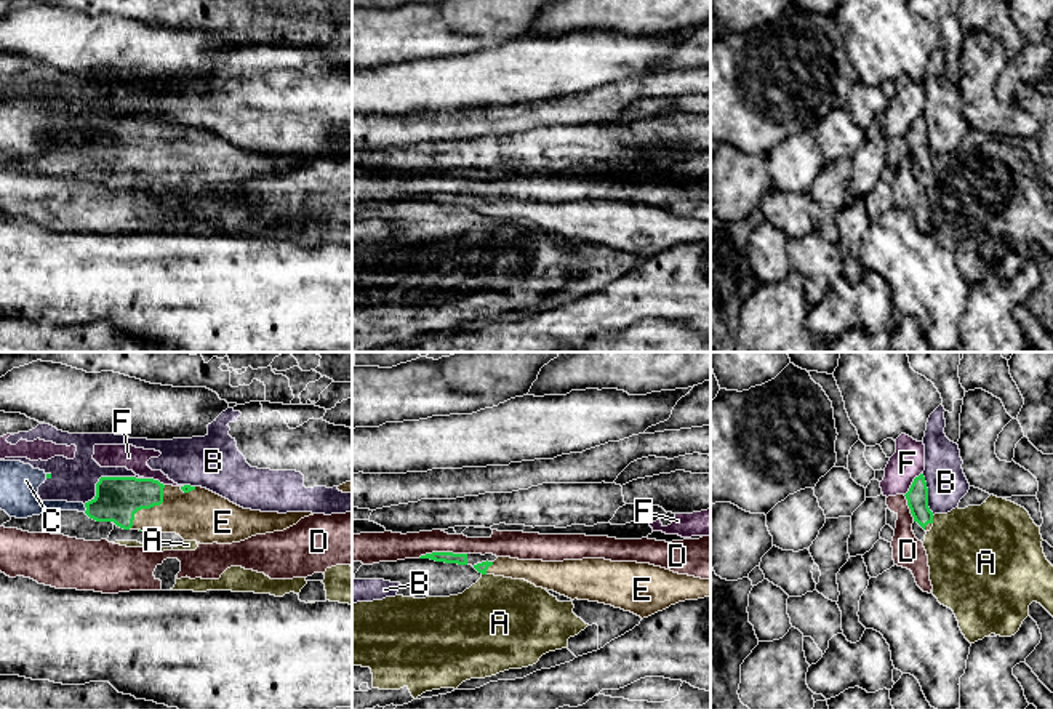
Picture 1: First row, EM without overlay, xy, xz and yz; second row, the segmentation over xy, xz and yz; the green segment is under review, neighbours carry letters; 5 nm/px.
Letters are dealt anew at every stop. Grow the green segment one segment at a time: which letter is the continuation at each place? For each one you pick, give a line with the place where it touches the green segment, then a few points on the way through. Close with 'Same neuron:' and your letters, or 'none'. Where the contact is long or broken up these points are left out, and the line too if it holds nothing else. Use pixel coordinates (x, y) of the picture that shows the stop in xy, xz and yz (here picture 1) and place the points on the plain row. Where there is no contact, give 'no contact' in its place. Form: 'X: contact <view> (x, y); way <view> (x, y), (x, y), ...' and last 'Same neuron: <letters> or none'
C: contact xy (85, 148); way xy (117, 141), (108, 148), (85, 148), (36, 148)
E: contact xy (149, 149); way xy (117, 141), (149, 149), (183, 151), (197, 157)
Same neuron: C, E

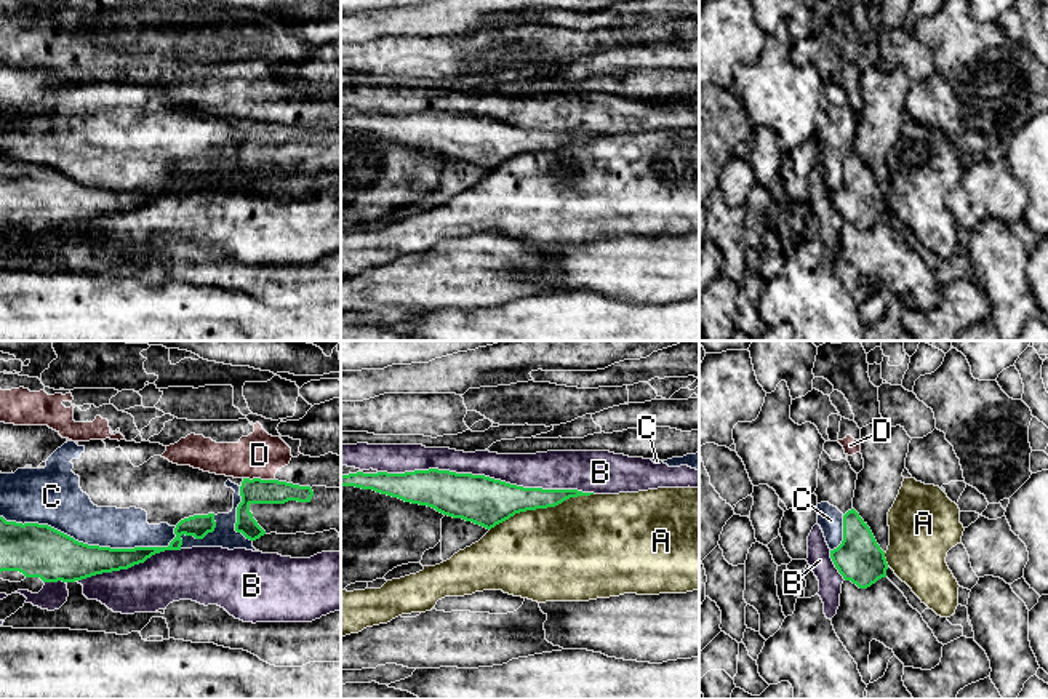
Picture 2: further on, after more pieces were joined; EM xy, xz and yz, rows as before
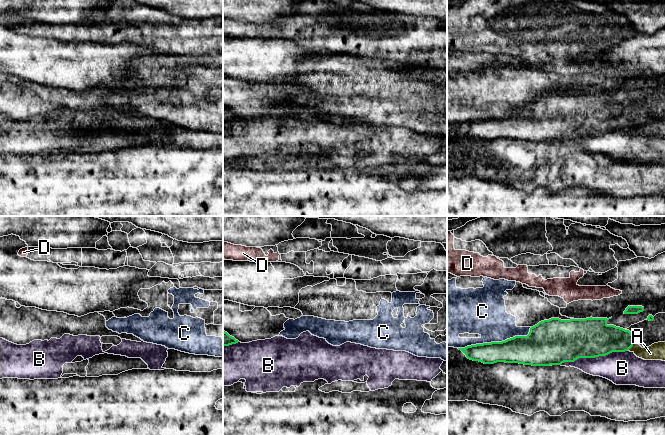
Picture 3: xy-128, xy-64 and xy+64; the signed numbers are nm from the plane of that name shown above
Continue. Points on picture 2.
Same neuron: none

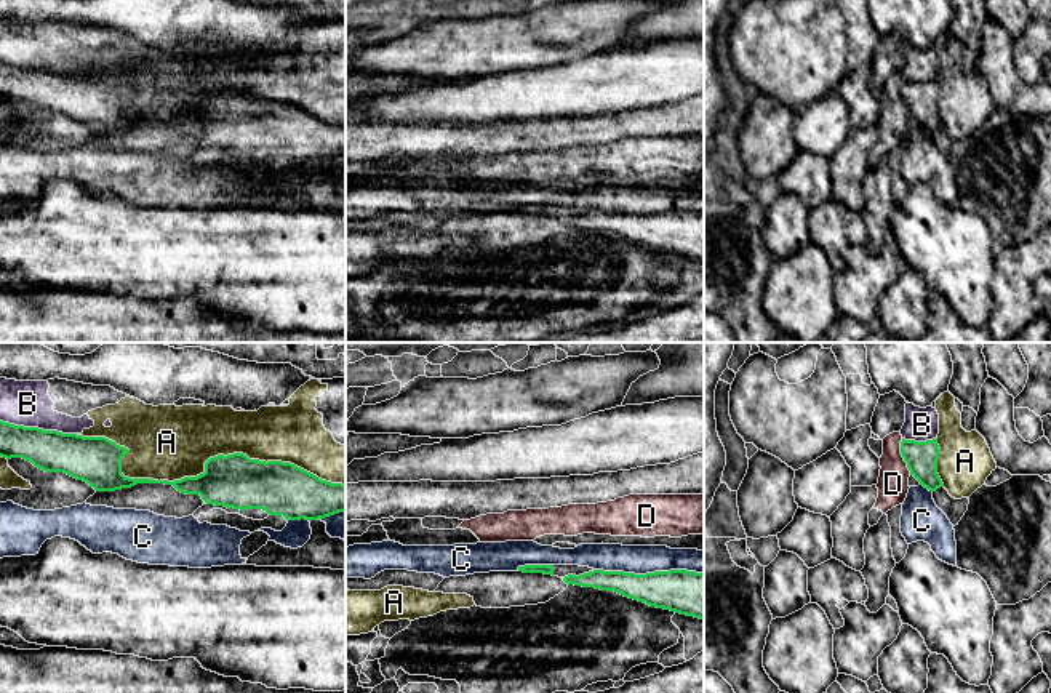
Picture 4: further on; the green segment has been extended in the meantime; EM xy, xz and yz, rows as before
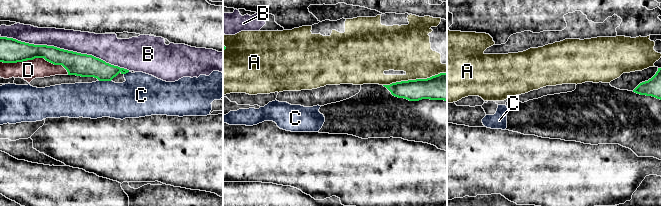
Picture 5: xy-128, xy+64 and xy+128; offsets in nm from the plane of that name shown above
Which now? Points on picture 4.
Same neuron: none

